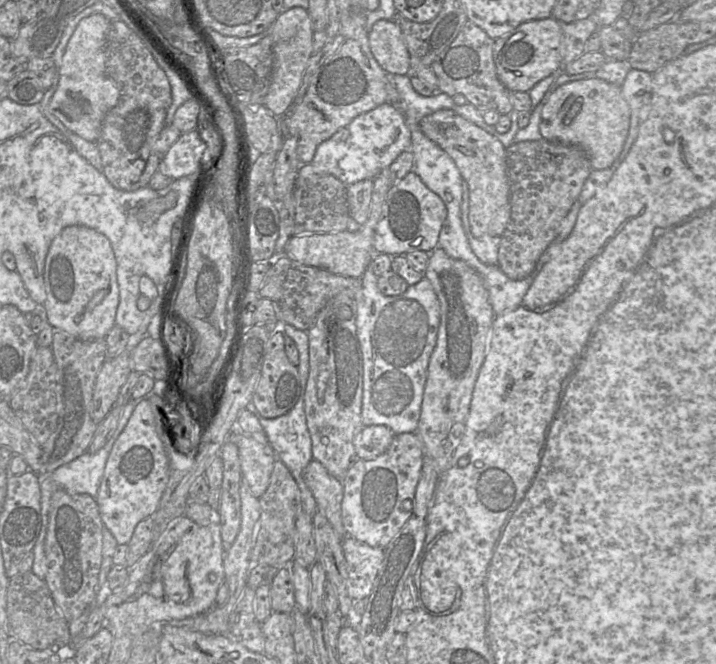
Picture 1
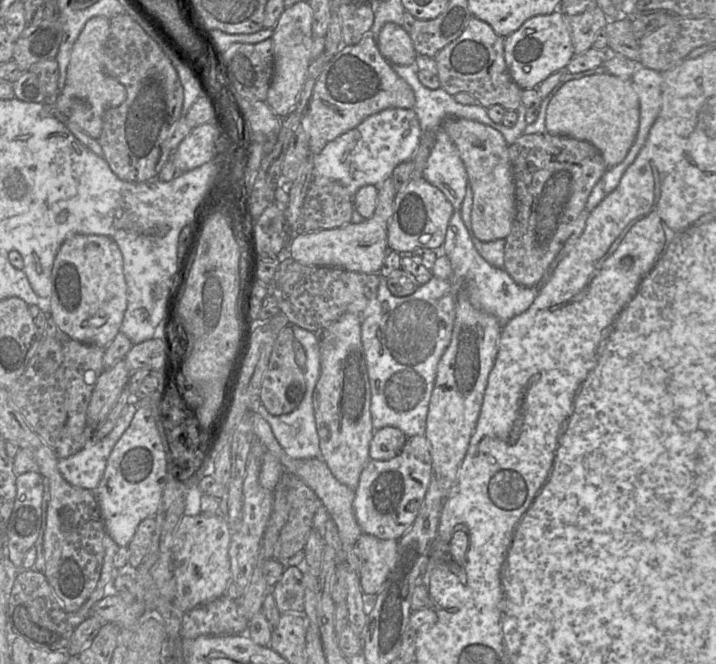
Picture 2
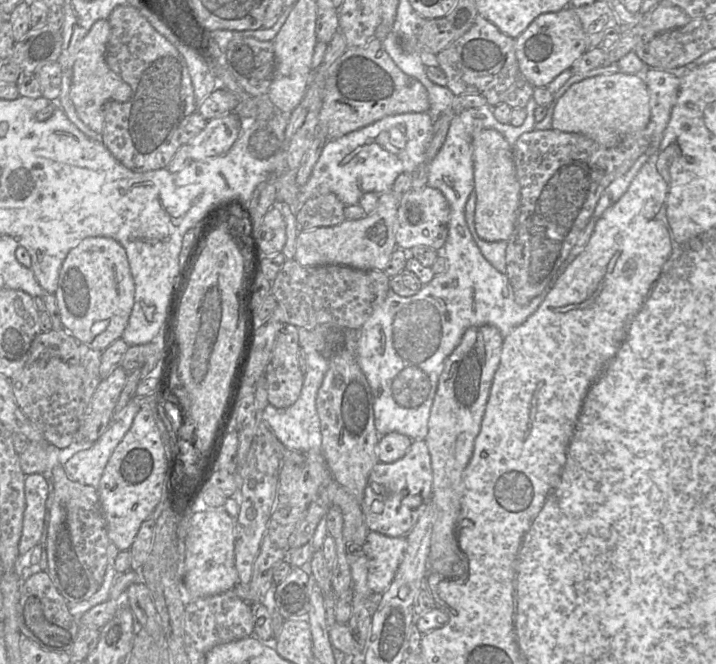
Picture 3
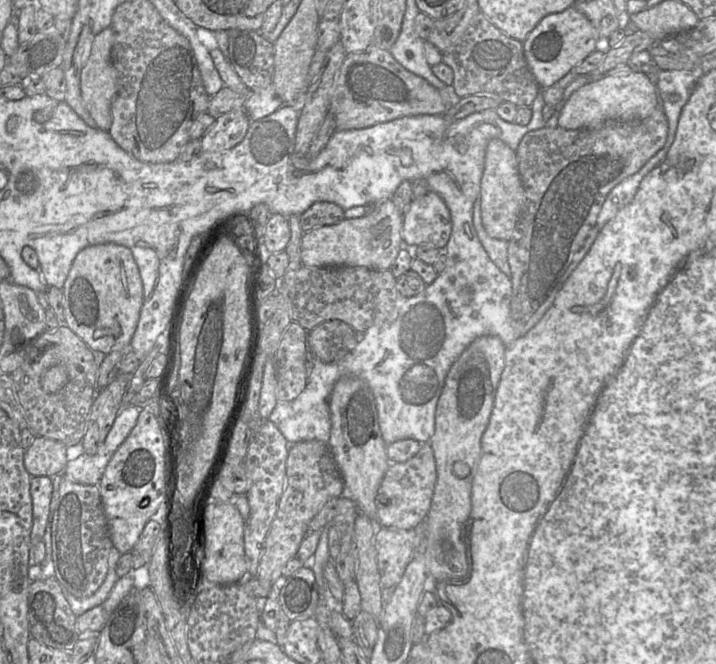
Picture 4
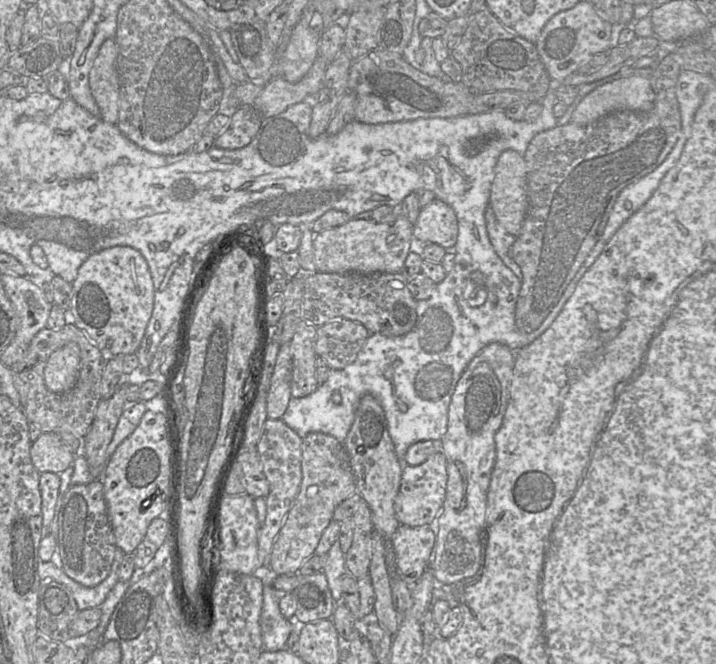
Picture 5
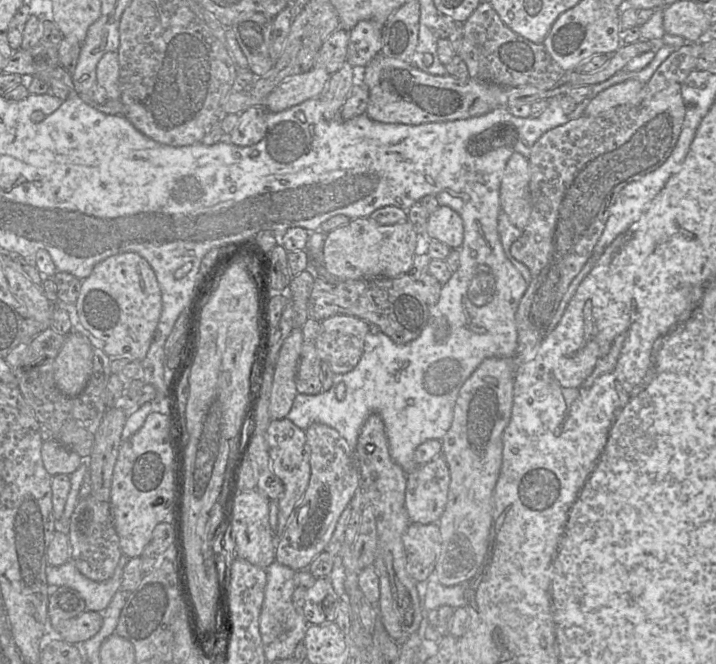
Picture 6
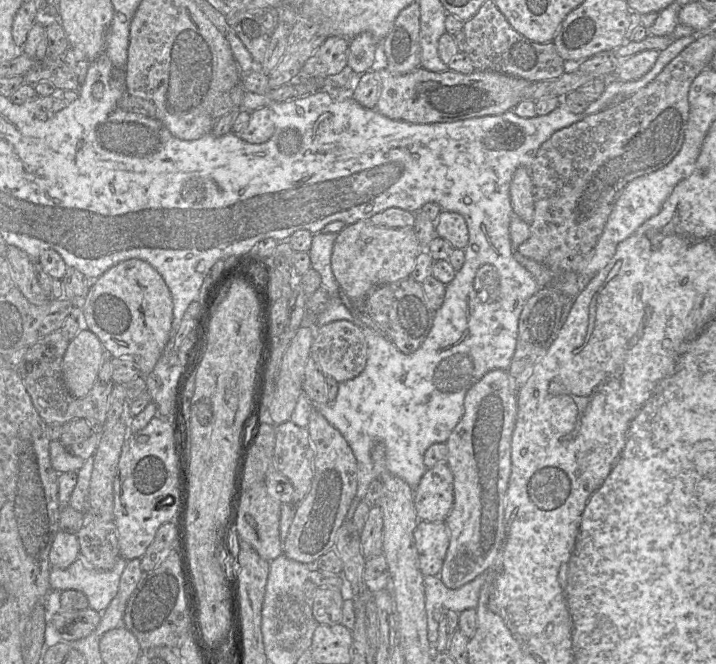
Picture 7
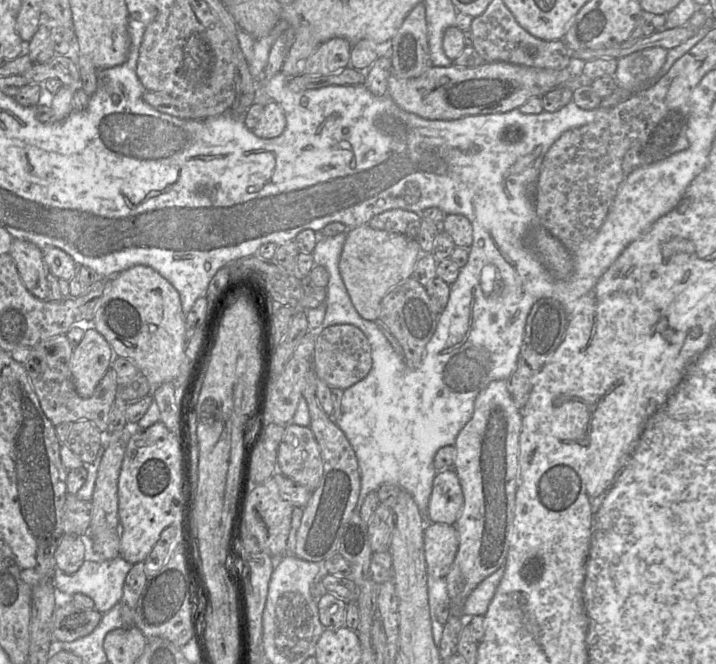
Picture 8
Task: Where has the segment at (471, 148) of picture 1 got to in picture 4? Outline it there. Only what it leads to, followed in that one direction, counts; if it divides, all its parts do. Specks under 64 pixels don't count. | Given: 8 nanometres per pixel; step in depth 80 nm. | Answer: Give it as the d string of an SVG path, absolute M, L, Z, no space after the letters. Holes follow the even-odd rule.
M498 138L491 139L486 148L479 198L482 223L487 234L492 238L509 242L524 210L524 188L518 169L516 151Z

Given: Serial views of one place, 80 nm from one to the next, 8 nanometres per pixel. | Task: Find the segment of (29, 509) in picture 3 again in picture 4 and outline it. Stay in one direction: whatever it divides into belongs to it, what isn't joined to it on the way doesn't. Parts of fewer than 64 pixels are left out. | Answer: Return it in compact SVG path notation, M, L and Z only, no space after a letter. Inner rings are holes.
M35 476L30 481L30 494L33 507L31 544L42 540L50 516L50 502L53 484L51 477Z

